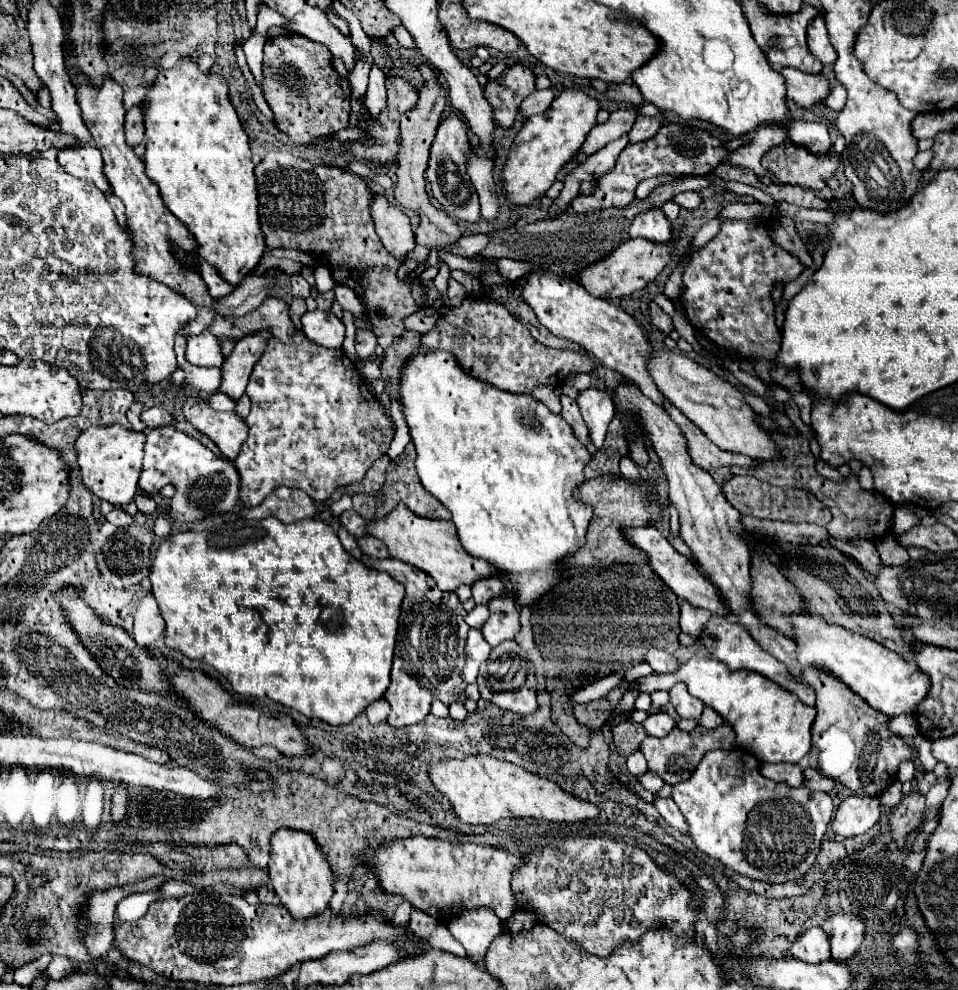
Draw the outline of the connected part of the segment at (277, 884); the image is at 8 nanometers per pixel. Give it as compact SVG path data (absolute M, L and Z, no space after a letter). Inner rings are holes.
M280 830L272 836L272 858L270 858L270 880L272 888L278 894L280 902L294 918L312 918L328 908L328 902L334 894L332 888L332 868L326 864L324 854L318 844L306 832Z

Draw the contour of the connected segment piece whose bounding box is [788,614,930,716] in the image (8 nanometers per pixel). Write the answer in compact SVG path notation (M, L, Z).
M790 614L788 620L794 628L792 640L798 646L798 662L802 666L820 668L830 676L838 678L878 712L886 716L912 714L916 710L916 704L920 704L926 698L930 690L930 678L926 672L916 668L914 662L904 660L896 652L884 648L882 644L866 636L860 636L838 624L826 622L820 616Z

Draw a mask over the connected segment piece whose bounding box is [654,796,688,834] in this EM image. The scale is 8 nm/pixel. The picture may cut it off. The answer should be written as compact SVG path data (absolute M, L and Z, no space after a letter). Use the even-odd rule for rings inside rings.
M656 796L654 798L654 808L660 812L660 816L670 824L670 826L674 826L674 828L678 828L680 832L688 832L686 828L684 828L684 816L680 816L680 810L676 808L676 802L672 800L672 798L660 798L660 796Z

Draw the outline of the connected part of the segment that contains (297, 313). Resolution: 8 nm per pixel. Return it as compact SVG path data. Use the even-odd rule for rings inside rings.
M294 298L294 302L290 304L290 320L296 324L296 328L300 328L300 318L306 312L306 302L300 298Z

